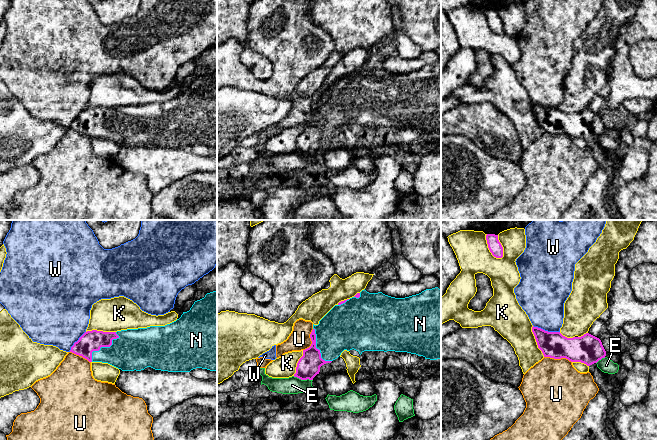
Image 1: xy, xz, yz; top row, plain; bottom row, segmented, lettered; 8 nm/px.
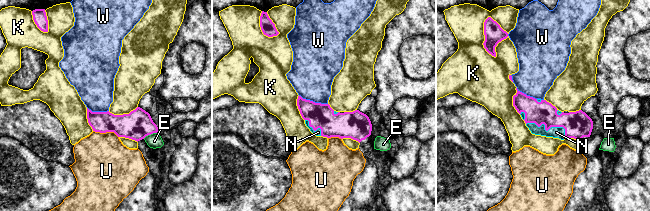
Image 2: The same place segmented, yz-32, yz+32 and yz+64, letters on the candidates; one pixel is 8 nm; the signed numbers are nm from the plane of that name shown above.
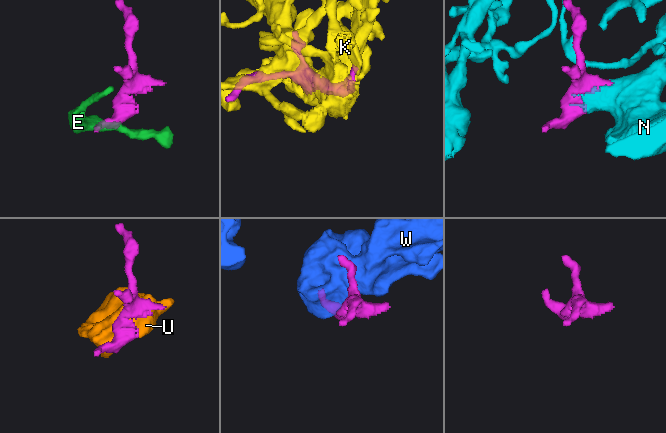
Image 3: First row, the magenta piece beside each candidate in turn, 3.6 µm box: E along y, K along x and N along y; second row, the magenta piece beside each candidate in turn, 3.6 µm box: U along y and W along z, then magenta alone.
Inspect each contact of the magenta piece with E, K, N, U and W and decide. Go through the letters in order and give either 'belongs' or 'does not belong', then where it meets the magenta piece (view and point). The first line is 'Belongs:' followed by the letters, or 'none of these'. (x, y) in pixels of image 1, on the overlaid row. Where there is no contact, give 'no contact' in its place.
Belongs: N
E: does not belong; contact xz (303, 379)
K: does not belong; contact yz (489, 249)
N: belongs; contact xy (104, 346)
U: does not belong; contact yz (558, 358)
W: does not belong; contact yz (546, 331)

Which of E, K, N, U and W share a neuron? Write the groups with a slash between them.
E K / N / U / W

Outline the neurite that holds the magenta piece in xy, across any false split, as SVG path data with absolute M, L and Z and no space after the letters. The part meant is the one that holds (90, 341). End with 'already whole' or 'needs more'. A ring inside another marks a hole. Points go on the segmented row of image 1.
M217 291L194 302L189 311L165 326L127 329L117 332L87 331L70 352L89 362L108 363L122 371L147 367L168 372L190 372L196 368L217 370Z | needs more

